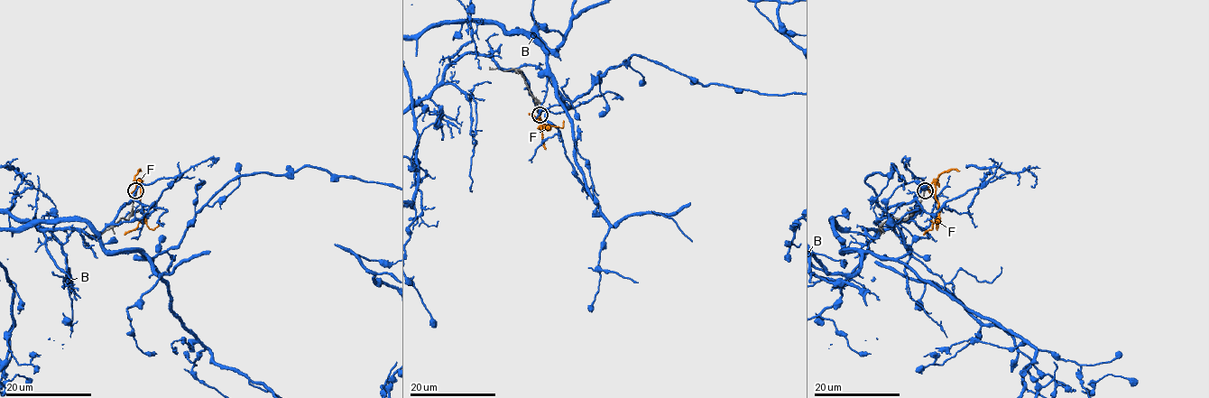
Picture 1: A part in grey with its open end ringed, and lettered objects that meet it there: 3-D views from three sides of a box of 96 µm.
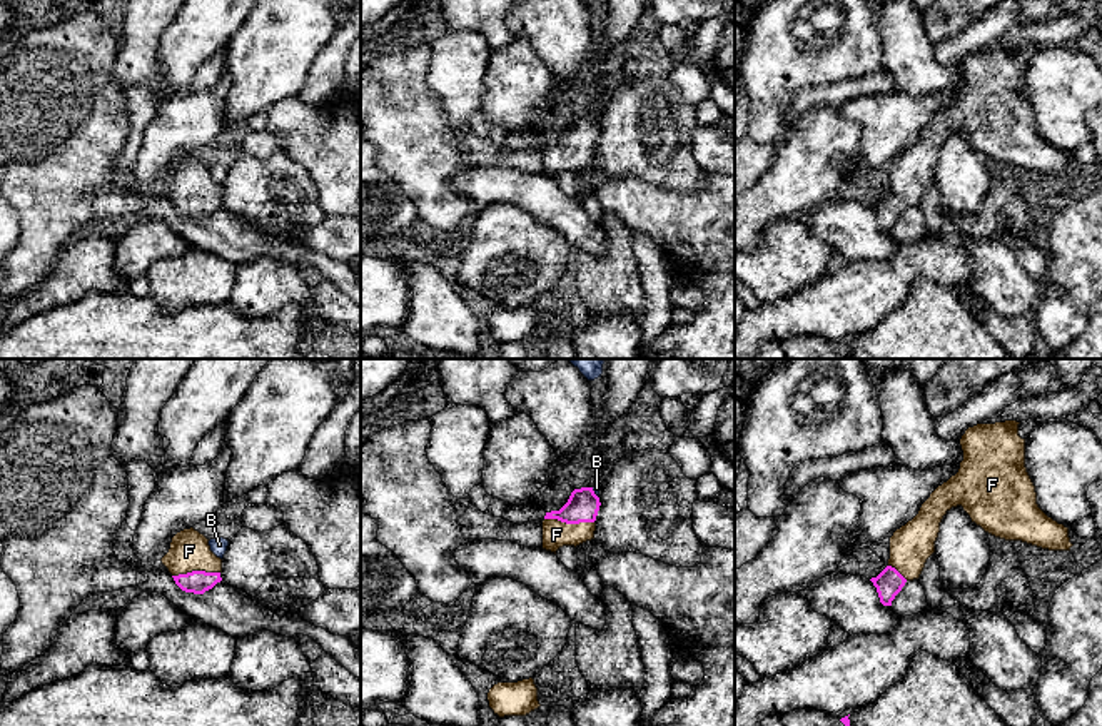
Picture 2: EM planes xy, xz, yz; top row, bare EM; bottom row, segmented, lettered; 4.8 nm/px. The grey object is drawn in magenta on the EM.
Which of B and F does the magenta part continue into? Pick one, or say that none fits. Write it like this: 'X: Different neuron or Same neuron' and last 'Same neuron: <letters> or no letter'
B: Different neuron
F: Same neuron
Same neuron: F

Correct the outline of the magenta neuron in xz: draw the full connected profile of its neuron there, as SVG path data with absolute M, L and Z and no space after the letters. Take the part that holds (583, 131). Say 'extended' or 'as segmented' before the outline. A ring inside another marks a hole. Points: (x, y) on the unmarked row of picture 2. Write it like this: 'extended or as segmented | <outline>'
extended | M593 113L574 115L559 137L546 139L543 147L543 175L556 177L563 172L579 172L594 165L599 124Z

